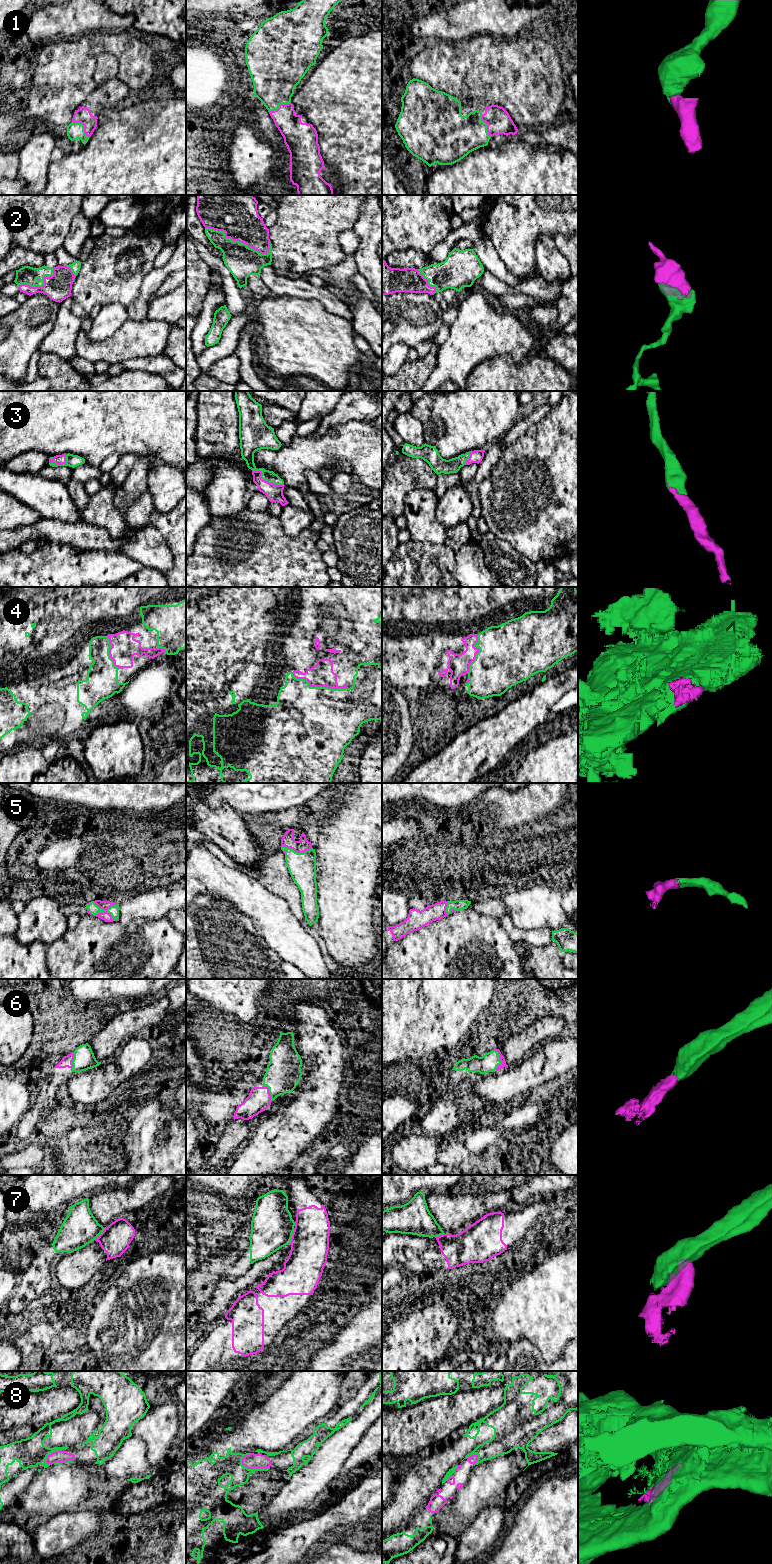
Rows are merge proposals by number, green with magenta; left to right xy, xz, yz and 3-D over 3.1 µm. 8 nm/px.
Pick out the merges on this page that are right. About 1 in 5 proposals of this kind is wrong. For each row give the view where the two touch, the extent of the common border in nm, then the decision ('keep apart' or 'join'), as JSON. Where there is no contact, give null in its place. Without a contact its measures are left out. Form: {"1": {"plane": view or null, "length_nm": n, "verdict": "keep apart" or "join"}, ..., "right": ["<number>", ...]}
{"1": {"plane": "xy", "length_nm": 200, "verdict": "join"}, "2": {"plane": "xz", "length_nm": 550, "verdict": "join"}, "3": {"plane": "xz", "length_nm": 280, "verdict": "join"}, "4": {"plane": "xz", "length_nm": 460, "verdict": "join"}, "5": {"plane": "xy", "length_nm": 240, "verdict": "join"}, "6": {"plane": "yz", "length_nm": 170, "verdict": "join"}, "7": {"plane": "xz", "length_nm": 130, "verdict": "keep apart"}, "8": {"plane": "xz", "length_nm": 240, "verdict": "join"}, "right": ["1", "2", "3", "4", "5", "6", "8"]}

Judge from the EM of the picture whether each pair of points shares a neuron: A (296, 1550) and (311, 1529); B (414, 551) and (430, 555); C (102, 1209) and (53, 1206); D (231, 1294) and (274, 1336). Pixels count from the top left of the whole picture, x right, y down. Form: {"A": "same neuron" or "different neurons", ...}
{"A": "same neuron", "B": "same neuron", "C": "different neurons", "D": "different neurons"}

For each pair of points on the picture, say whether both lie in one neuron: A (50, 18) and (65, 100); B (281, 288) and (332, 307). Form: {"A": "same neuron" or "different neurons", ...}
{"A": "different neurons", "B": "same neuron"}

